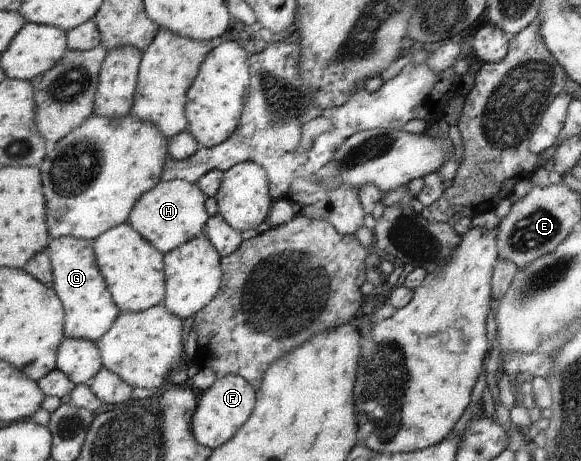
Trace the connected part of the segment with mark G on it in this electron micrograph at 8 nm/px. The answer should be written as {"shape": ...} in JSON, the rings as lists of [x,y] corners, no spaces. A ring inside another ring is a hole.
{"shape":[[[76,236],[51,238],[46,253],[50,257],[55,277],[53,288],[66,309],[66,337],[90,341],[102,339],[112,330],[112,326],[122,312],[99,268],[95,241],[76,238]]]}

